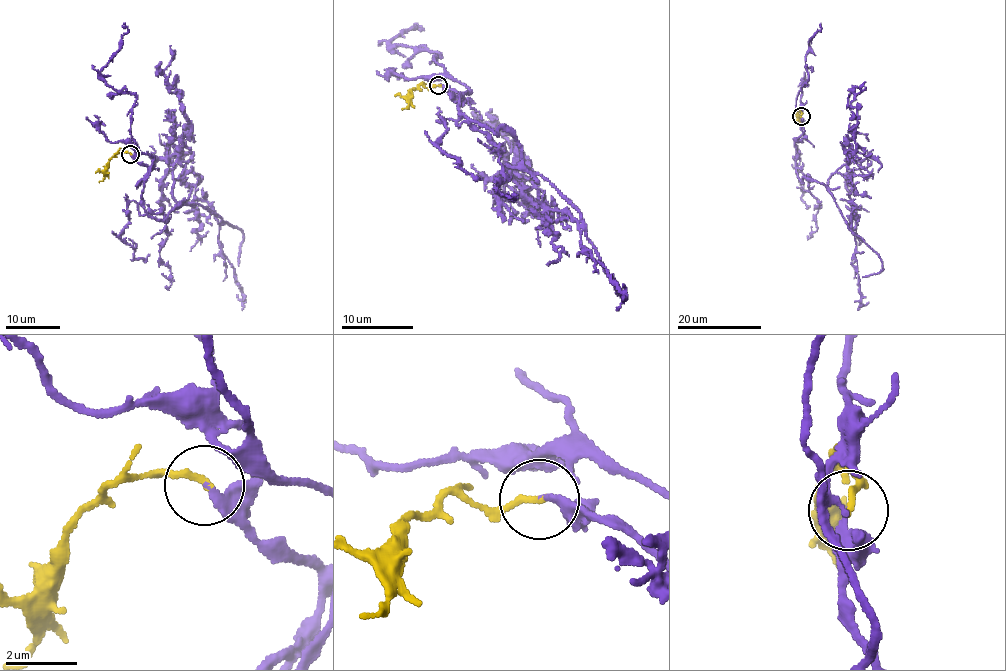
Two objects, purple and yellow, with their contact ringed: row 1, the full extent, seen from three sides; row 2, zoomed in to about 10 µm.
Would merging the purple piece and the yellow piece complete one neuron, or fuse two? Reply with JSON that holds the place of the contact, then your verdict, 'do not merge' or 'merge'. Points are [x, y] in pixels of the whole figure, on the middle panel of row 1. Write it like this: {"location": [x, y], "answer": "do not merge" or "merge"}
{"location": [438, 85], "answer": "merge"}

